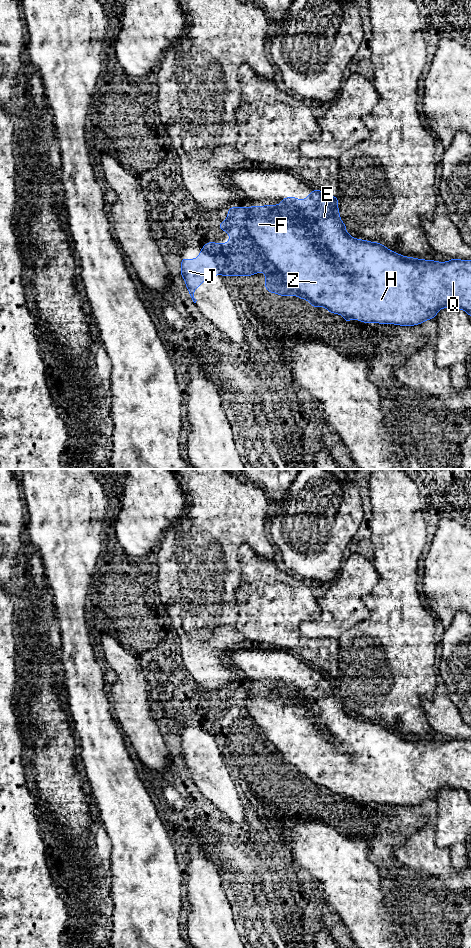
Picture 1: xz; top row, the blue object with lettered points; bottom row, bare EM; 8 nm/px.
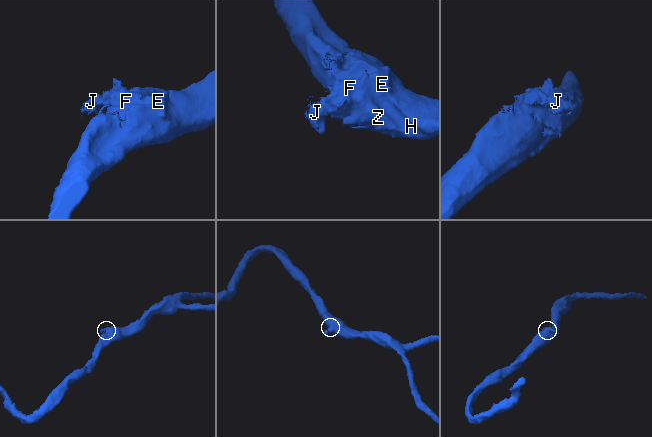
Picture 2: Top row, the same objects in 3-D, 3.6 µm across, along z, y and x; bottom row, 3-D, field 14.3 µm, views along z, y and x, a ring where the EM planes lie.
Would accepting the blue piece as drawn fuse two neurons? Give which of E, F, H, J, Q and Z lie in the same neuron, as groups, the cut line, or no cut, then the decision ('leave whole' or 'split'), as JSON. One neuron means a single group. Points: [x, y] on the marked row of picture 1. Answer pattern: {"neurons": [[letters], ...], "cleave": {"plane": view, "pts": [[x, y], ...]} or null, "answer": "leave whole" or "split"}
{"neurons": [["E", "F", "H", "Q", "Z"], ["J"]], "cleave": {"plane": "xz", "pts": [[202, 249], [210, 256]]}, "answer": "split"}

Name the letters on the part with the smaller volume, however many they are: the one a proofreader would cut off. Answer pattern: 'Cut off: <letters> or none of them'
Cut off: J

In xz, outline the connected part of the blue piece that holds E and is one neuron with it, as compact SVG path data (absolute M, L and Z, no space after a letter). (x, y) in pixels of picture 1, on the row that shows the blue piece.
M318 189L305 200L284 197L279 205L229 207L225 222L217 225L229 233L228 243L207 242L203 250L213 257L218 274L253 276L265 271L265 289L280 296L299 296L309 300L311 307L326 307L328 313L344 316L349 323L354 318L364 323L419 325L435 319L442 308L463 309L471 317L471 260L453 258L447 262L417 259L395 253L381 243L351 237L340 220L337 196Z

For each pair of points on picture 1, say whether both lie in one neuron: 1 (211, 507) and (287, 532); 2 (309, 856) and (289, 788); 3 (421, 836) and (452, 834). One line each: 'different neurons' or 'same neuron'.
1: different neurons
2: different neurons
3: different neurons

